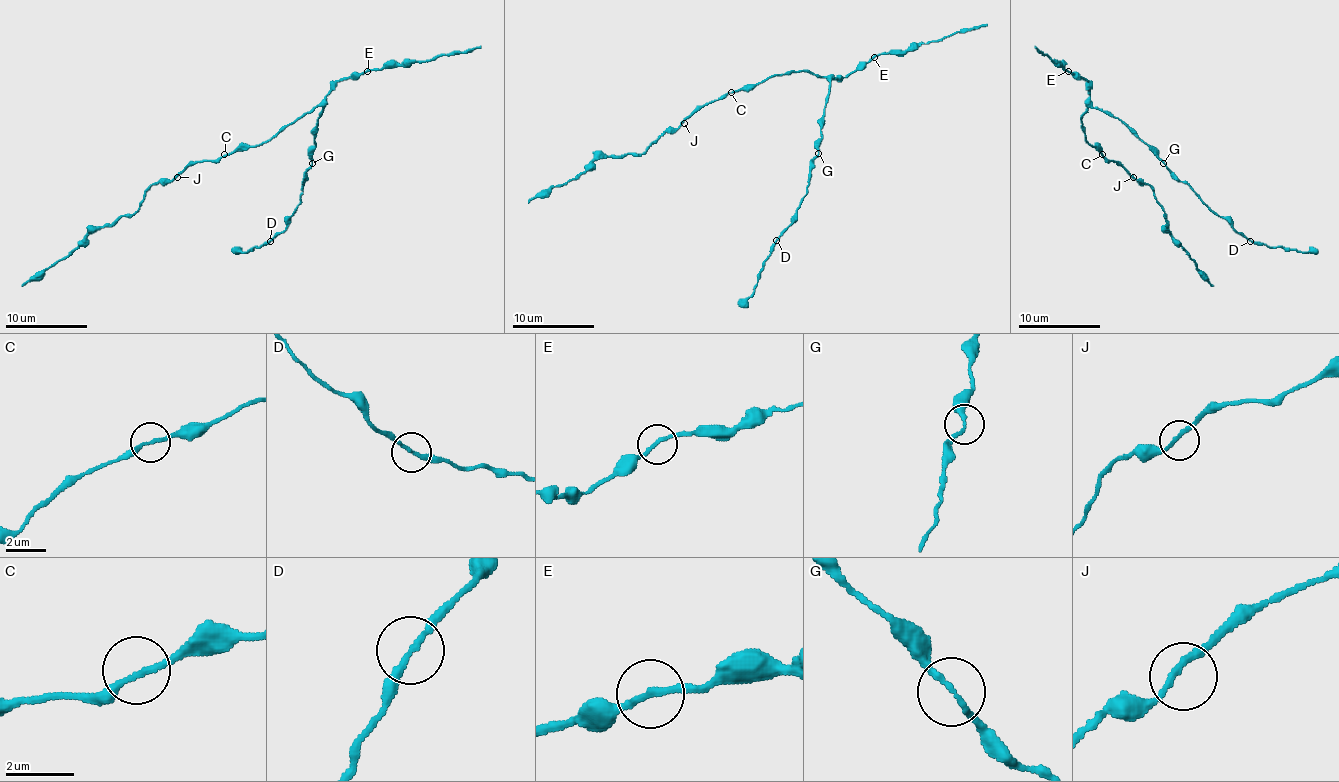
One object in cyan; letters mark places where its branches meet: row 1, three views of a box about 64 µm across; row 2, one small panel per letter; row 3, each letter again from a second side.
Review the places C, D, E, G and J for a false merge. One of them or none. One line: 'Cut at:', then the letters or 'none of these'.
Cut at: none of these

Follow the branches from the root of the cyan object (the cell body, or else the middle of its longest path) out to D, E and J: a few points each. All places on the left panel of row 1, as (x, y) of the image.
D: (284, 130), (318, 105), (322, 107), (312, 167), (306, 173), (300, 203), (290, 216), (290, 224), (269, 240)
E: (284, 130), (308, 113), (339, 81), (357, 79), (367, 71)
J: (284, 130), (259, 144), (241, 146), (216, 160), (196, 160), (177, 177)

